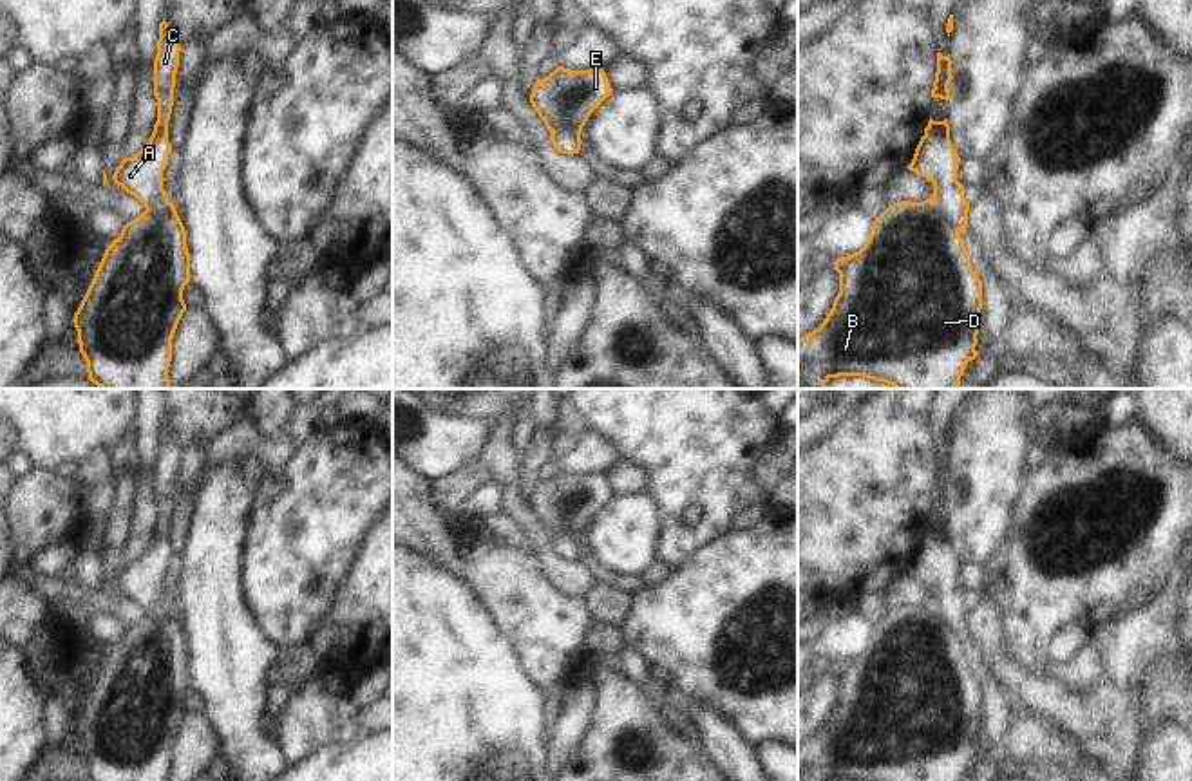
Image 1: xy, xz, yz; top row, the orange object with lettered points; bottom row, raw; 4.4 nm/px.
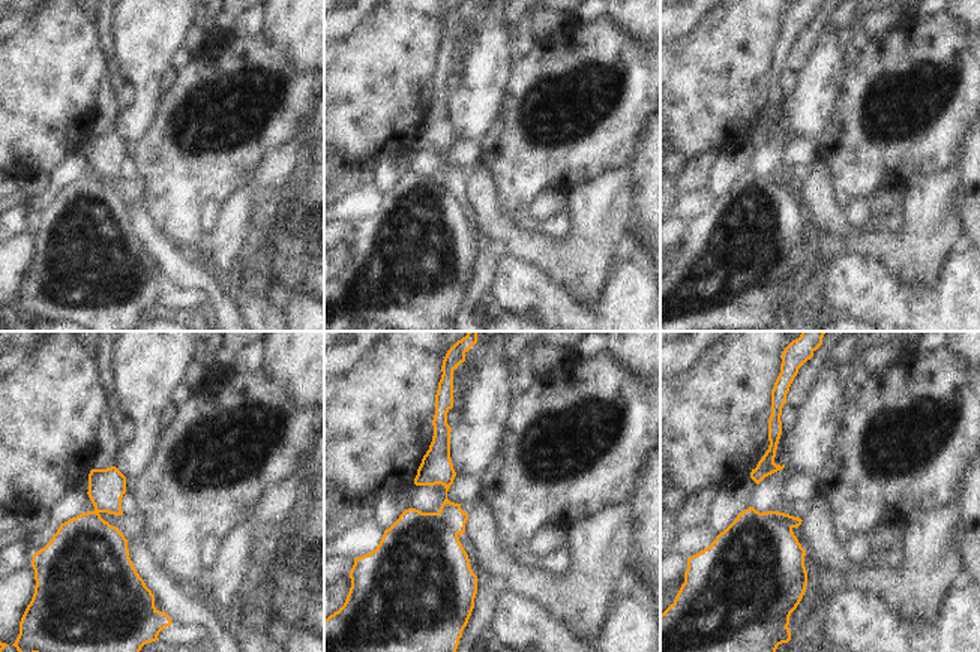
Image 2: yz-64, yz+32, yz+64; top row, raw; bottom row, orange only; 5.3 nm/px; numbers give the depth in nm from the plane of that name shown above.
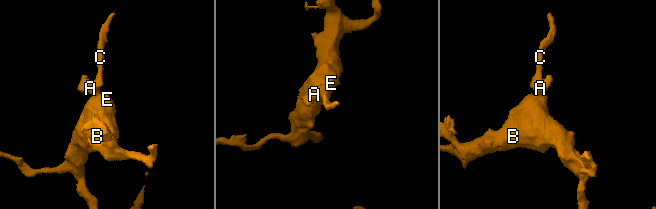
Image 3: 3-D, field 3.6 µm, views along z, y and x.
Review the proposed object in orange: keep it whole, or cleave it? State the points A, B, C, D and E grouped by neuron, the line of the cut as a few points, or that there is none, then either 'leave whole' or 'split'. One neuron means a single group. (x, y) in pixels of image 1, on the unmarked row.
A C / B D E; cut in yz along (932, 604), (957, 635); split

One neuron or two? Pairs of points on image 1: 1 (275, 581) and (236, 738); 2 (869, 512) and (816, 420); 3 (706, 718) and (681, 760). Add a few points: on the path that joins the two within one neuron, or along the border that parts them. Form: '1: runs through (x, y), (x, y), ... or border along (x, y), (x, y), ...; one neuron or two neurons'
1: border along (243, 597), (257, 628), (281, 651); two neurons
2: border along (858, 407), (816, 445); two neurons
3: border along (697, 742), (711, 762); two neurons

